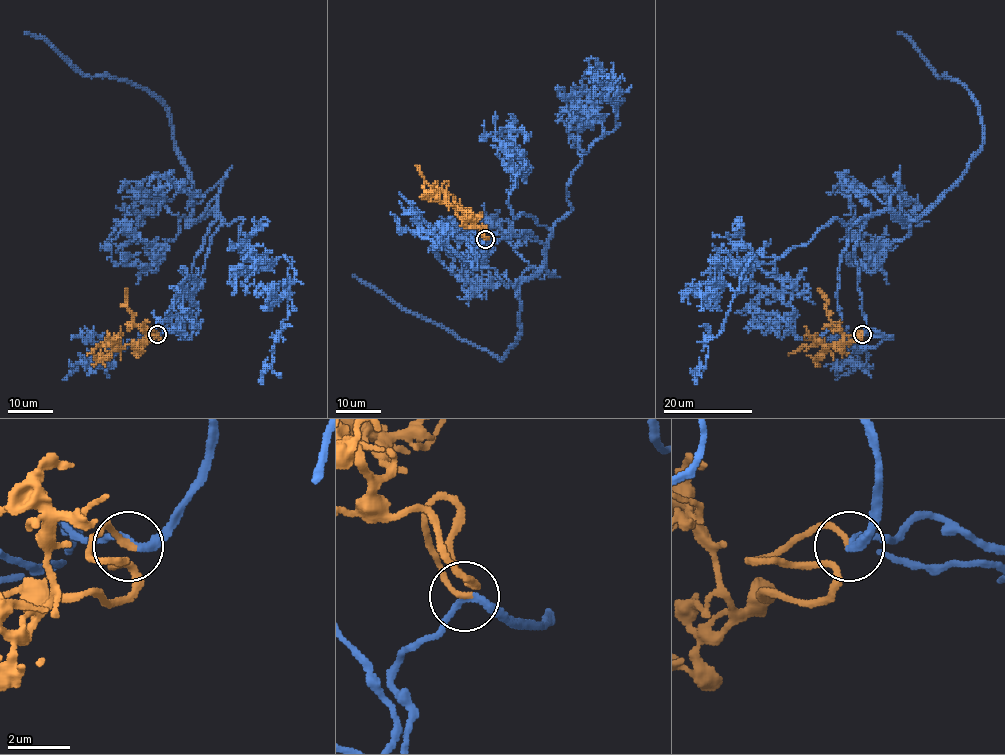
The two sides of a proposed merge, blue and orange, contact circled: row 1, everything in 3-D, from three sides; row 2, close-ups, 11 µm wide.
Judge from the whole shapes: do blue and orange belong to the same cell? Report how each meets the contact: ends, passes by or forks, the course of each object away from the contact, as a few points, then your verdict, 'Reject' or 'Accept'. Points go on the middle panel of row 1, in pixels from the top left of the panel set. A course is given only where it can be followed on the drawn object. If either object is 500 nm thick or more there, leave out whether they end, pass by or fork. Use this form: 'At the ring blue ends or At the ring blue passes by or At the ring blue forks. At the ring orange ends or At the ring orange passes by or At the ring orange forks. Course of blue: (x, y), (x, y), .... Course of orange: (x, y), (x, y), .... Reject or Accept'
At the ring blue passes by. At the ring orange forks. Course of blue: (486, 239), (528, 231), (544, 245), (543, 265), (520, 284), (519, 338), (501, 360), (352, 274). Course of orange: (486, 239), (479, 227), (452, 206), (446, 195), (434, 190), (414, 166). Accept

